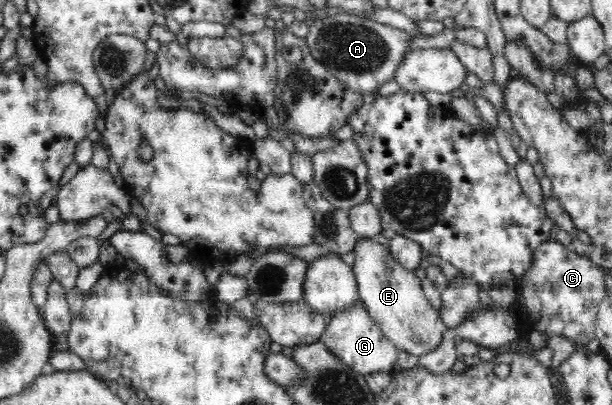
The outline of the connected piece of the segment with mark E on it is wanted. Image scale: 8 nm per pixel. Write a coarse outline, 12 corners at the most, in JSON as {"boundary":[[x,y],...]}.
{"boundary":[[356,240],[359,301],[399,350],[434,351],[448,328],[415,270]]}

